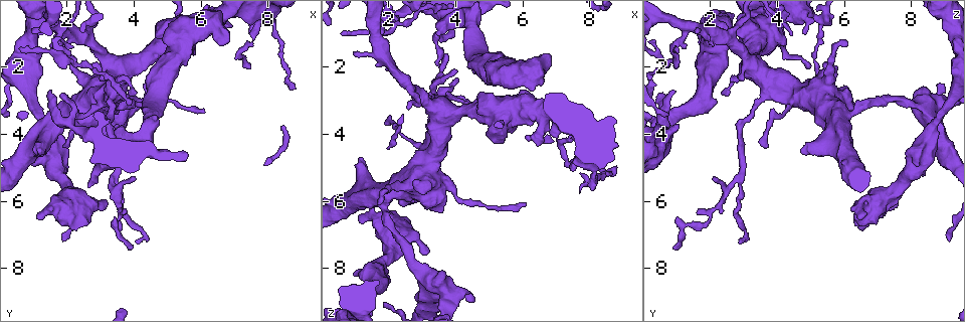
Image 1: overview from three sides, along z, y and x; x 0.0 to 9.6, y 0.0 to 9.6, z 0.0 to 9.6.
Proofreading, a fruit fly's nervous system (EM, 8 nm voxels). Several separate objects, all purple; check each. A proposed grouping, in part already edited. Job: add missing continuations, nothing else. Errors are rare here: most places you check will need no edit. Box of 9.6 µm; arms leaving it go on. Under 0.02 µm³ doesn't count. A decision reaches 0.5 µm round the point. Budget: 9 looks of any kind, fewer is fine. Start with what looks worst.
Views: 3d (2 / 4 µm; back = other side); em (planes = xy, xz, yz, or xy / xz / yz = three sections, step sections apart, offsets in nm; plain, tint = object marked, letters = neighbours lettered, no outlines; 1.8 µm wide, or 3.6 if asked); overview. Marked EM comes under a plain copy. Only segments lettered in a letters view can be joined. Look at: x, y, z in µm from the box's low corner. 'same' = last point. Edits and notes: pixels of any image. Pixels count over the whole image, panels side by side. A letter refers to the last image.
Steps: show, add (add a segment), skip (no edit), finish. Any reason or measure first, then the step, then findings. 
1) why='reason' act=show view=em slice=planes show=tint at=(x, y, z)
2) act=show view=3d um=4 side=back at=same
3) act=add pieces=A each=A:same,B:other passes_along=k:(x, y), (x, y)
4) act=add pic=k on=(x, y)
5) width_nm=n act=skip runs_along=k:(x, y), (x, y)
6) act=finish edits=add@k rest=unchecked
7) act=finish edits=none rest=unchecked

why='an open end' act=show view=3d um=4 at=(1.15, 6.45, 6.55)

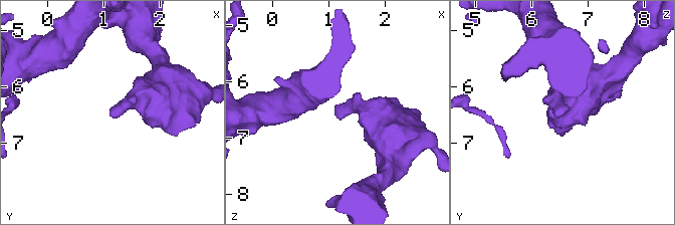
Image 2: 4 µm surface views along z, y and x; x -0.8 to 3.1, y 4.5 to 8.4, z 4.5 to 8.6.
why='now the EM' act=show view=em slice=xz step=16 show=letters at=(1.15, 6.45, 6.60)

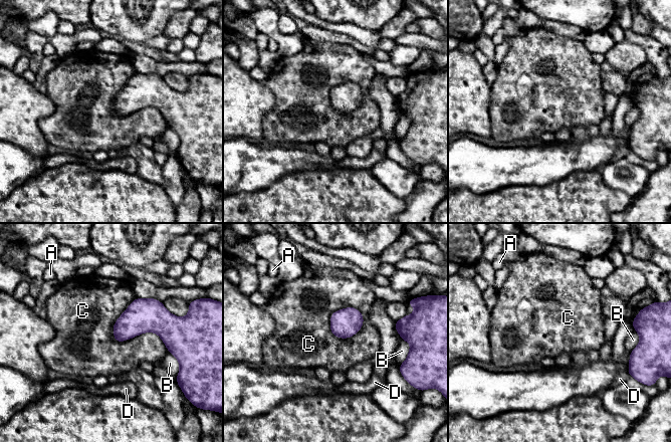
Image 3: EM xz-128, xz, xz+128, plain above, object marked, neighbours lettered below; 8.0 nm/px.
longest_contact=C:500nm act=skip each=A:other,B:other,C:other,D:other border=3:(136, 297), (169, 352) found='none of them fits'

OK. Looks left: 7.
why='small branch off a trunk' act=show view=3d um=2 side=back at=(8.15, 0.65, 5.25)

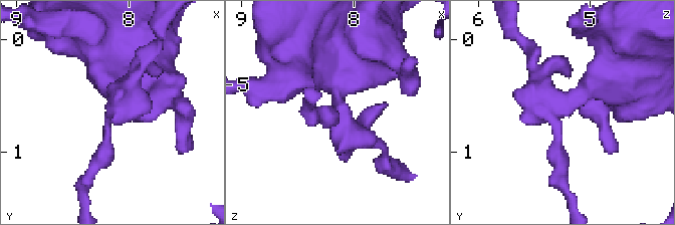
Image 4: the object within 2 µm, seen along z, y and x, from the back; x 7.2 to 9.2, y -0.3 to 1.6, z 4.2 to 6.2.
arms=3 act=show view=em slice=xy step=8 show=letters at=(8.16, 0.64, 5.32)

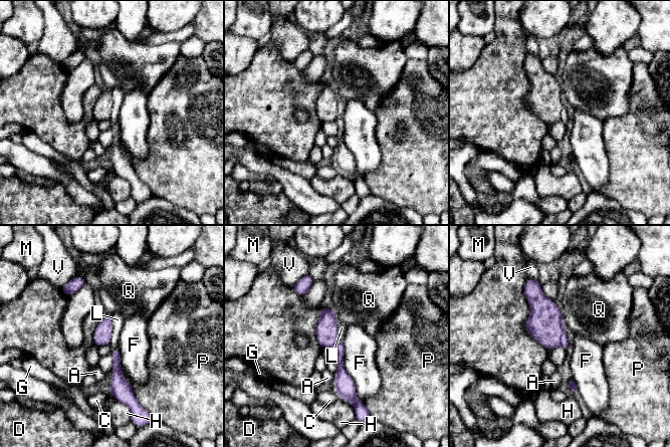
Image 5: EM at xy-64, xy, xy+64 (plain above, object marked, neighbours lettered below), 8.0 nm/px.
act=skip each=A:other,C:other,D:other,F:other,G:other,H:other,L:other,M:other,P:other,Q:other,V:other border=5:(110, 315), (112, 337), (108, 344) found='no lettered segment goes on from it'

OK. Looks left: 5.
why='thin end' act=show view=3d um=2 at=(3.65, 6.40, 1.60)

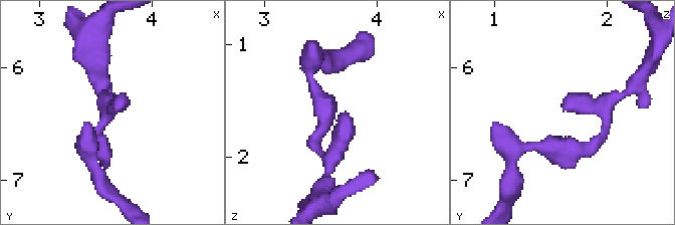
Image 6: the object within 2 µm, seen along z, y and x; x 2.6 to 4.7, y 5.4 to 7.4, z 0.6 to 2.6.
act=show view=em slice=planes show=letters at=(3.68, 6.34, 1.60)

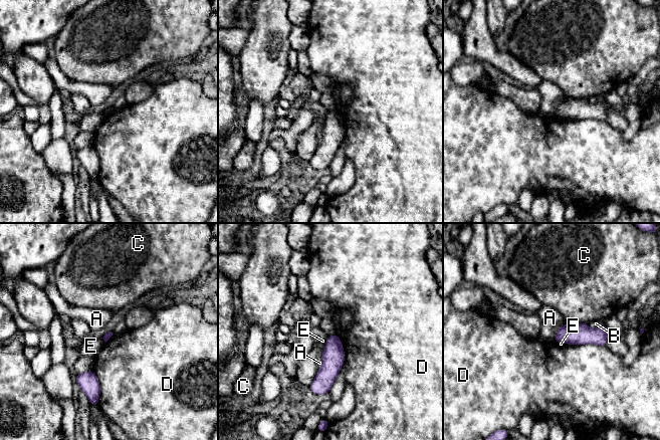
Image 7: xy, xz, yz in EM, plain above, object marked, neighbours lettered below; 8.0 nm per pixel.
act=skip each=A:other,B:other,C:other,D:other,E:other found='none of them fits'

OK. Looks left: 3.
why='abrupt turn' act=show view=em um=3.6 slice=xz step=8 show=tint at=(1.90, 3.45, 6.10)

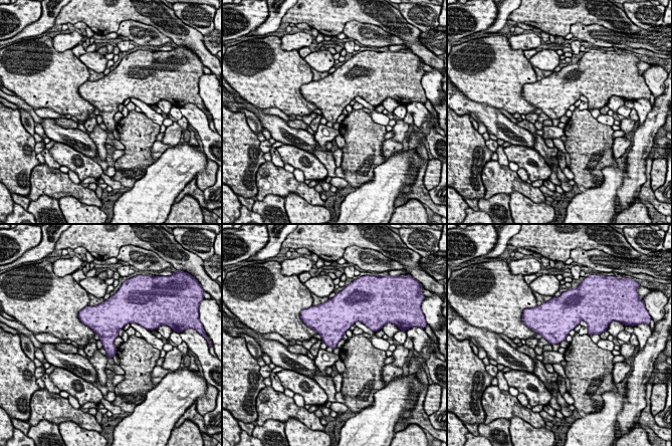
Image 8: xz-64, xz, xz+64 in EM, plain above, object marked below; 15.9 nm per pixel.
why='cut it another way' act=show view=em um=3.6 slice=xy step=16 show=letters at=same

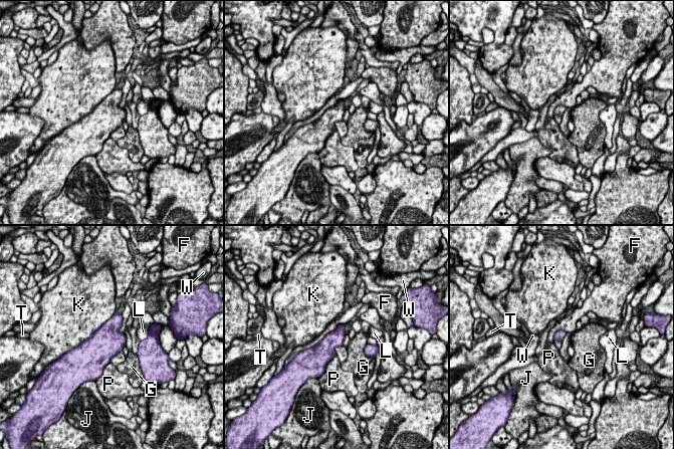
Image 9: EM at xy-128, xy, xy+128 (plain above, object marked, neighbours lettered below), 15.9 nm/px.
longest_contact=K:800nm act=skip each=F:other,G:other,J:other,K:other,L:other,P:other,T:other,W:other border=9:(566, 331), (556, 331), (552, 341) found='none of them fits'

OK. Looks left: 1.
act=finish edits=none rest=unchecked

